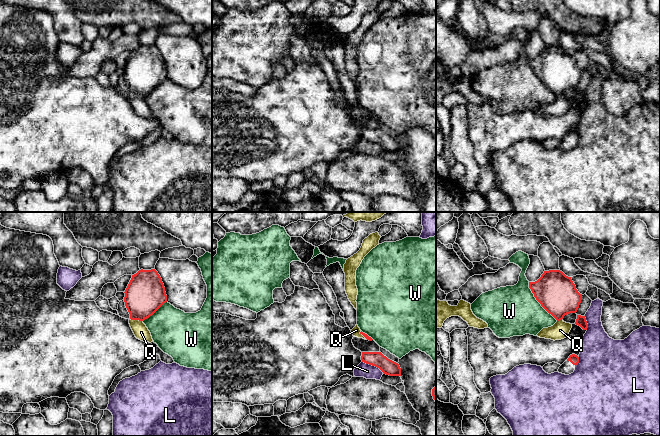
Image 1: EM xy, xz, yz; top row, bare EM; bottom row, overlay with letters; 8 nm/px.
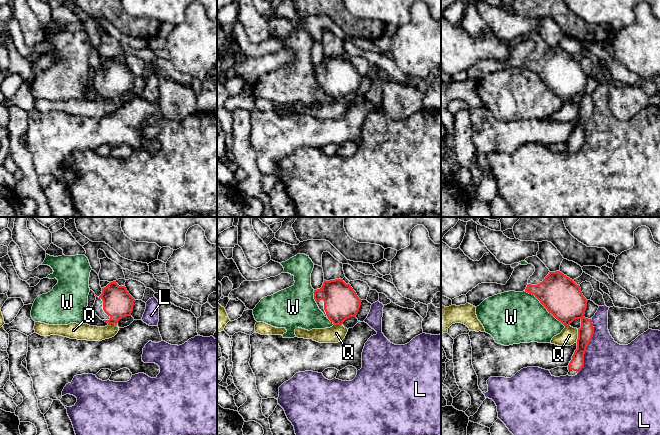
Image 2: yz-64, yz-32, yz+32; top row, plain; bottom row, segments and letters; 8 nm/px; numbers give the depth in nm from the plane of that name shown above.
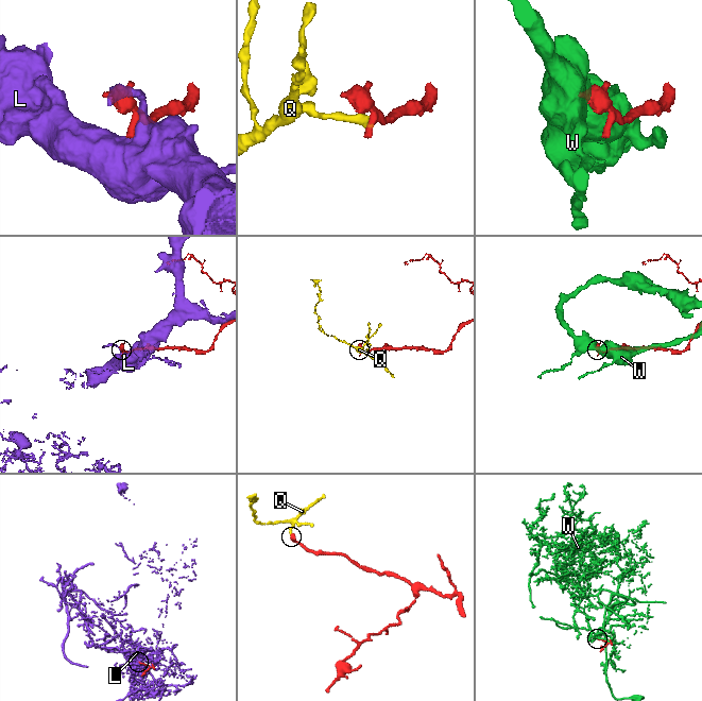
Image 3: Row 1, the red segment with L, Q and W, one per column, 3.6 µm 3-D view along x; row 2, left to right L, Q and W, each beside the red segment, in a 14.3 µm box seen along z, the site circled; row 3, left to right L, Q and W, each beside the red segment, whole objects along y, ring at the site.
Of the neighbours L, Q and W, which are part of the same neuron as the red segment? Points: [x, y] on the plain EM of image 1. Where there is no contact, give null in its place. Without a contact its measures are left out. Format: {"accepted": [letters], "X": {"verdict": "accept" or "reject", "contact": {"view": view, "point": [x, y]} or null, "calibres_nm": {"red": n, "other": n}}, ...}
{"accepted": [], "L": {"verdict": "reject", "contact": {"view": "xz", "point": [373, 141]}, "calibres_nm": {"red": 120, "other": 120}}, "Q": {"verdict": "reject", "contact": {"view": "xy", "point": [136, 95]}, "calibres_nm": {"red": 320, "other": 120}}, "W": {"verdict": "reject", "contact": {"view": "yz", "point": [538, 77]}, "calibres_nm": {"red": 320, "other": 400}}}

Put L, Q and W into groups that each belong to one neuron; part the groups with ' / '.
L / Q / W

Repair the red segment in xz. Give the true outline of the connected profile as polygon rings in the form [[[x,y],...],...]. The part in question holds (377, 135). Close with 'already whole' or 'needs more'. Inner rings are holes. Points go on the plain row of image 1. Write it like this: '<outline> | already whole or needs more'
[[[362,128],[362,138],[379,144],[389,152],[401,152],[401,144],[398,139],[388,135],[381,128]]] | already whole

